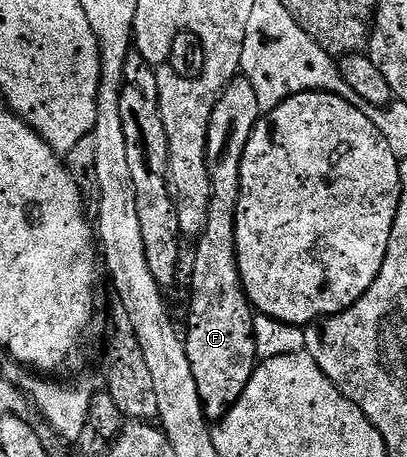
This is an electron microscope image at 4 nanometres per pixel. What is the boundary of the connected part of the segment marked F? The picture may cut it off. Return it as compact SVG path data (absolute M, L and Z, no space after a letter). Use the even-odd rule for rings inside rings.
M236 75L225 87L217 107L213 107L213 119L209 119L207 166L211 176L211 202L209 219L205 223L202 235L197 238L196 245L199 246L195 249L195 262L191 265L191 310L187 313L185 340L189 367L193 367L193 379L197 379L197 395L201 395L203 410L208 422L211 423L222 421L237 403L237 399L241 399L257 364L253 335L255 313L250 299L247 298L247 292L243 289L243 280L239 274L235 232L237 231L237 203L241 191L241 159L245 159L245 147L249 143L249 135L253 135L253 127L257 127L260 116L257 91L253 91L253 83L249 83L249 79L245 76Z

